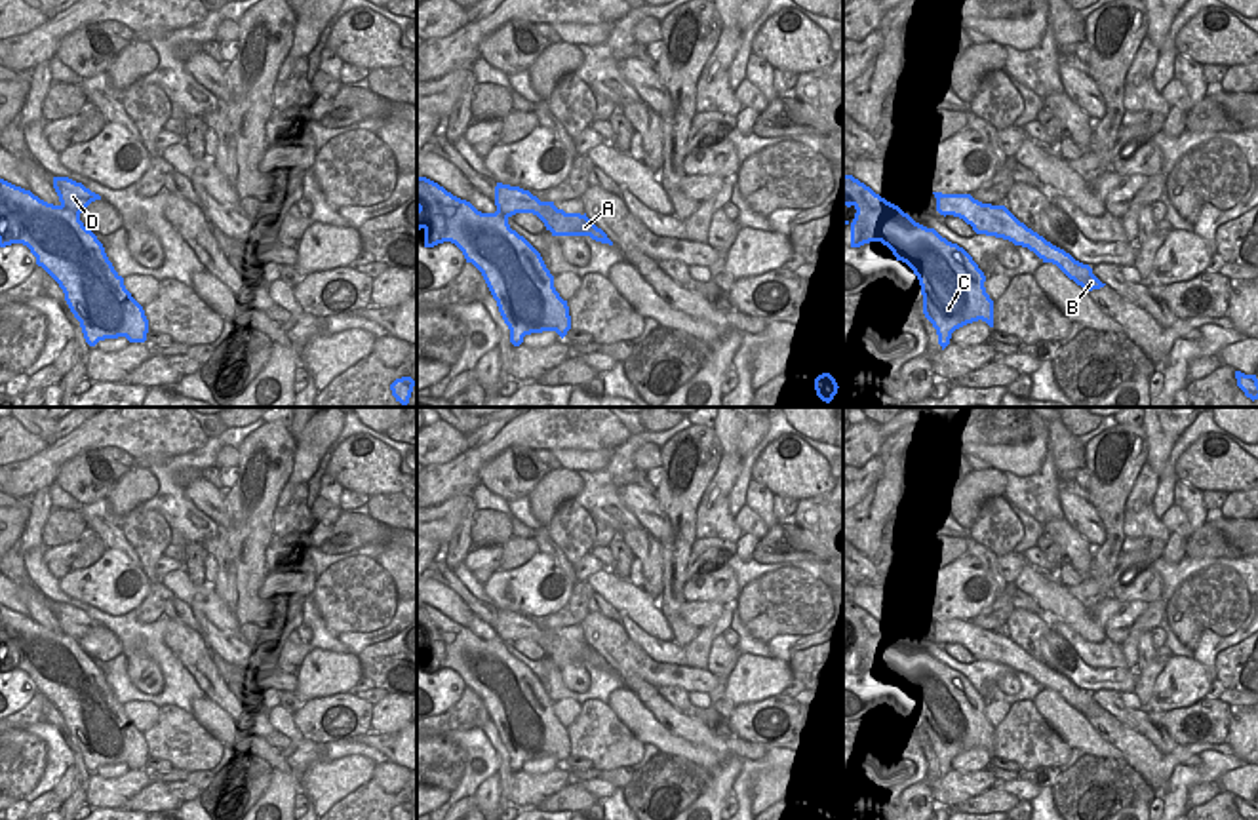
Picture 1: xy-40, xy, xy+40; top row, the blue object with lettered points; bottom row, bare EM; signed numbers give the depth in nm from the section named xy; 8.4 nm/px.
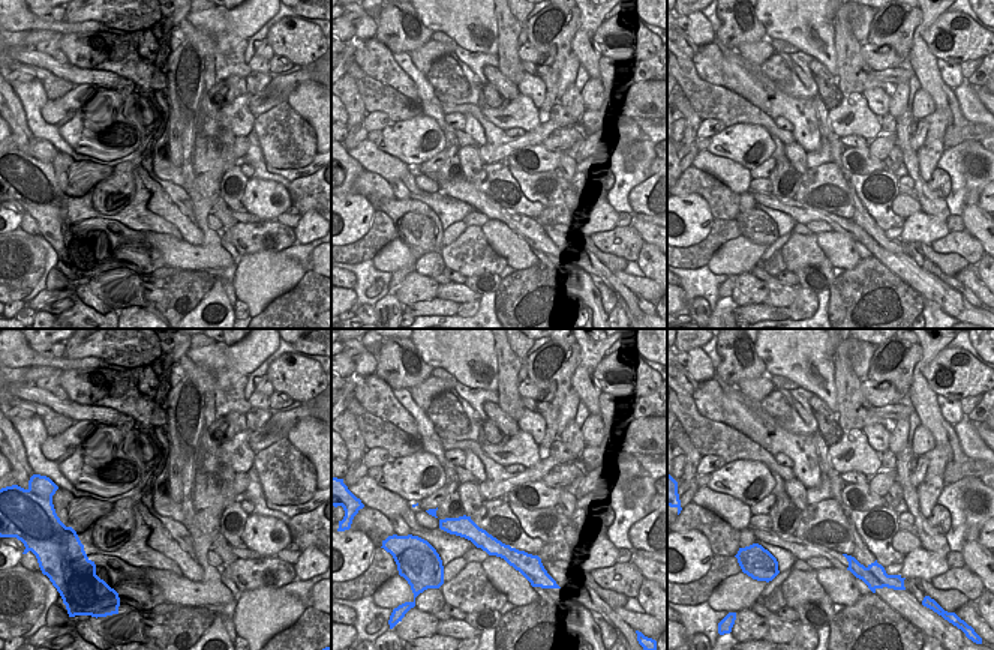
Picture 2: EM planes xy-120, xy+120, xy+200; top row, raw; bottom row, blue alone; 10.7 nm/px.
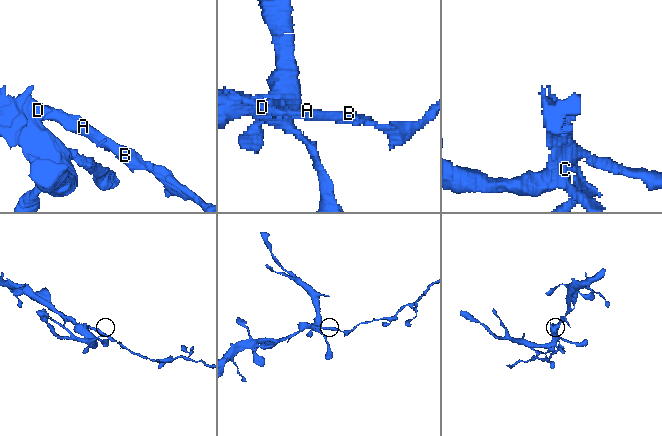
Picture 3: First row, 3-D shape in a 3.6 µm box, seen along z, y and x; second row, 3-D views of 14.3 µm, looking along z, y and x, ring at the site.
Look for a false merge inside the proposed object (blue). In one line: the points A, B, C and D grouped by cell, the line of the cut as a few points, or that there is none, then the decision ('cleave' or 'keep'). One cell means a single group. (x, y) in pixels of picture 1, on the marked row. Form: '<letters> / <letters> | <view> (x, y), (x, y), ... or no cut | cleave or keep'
A B / C D | xy (530, 193), (522, 198), (516, 212) | cleave

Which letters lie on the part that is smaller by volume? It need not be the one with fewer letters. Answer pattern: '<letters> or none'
A, B

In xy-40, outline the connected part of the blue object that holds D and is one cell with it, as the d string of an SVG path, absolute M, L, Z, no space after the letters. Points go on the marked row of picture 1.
M53 177L53 188L59 205L0 179L0 247L23 244L30 249L36 264L63 289L89 346L118 337L145 342L148 320L143 306L80 221L99 194L69 177Z

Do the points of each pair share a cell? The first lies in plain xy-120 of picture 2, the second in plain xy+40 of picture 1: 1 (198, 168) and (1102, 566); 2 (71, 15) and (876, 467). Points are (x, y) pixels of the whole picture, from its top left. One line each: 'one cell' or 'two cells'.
1: one cell
2: one cell

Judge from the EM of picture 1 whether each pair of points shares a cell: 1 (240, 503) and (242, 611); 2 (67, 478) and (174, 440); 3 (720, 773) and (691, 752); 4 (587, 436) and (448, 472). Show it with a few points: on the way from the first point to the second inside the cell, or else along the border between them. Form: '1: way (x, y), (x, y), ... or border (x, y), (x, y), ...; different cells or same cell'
1: way (248, 529), (248, 585); same cell
2: border (98, 448), (73, 455), (58, 470); different cells
3: border (718, 763), (708, 771); different cells
4: way (552, 436), (507, 436), (482, 453); same cell

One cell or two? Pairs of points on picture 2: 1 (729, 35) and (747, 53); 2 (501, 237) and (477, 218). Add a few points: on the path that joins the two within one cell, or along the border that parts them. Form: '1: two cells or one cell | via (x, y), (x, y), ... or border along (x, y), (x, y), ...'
1: two cells | border along (766, 38), (757, 42), (742, 42), (736, 48)
2: two cells | border along (489, 219), (482, 227)

